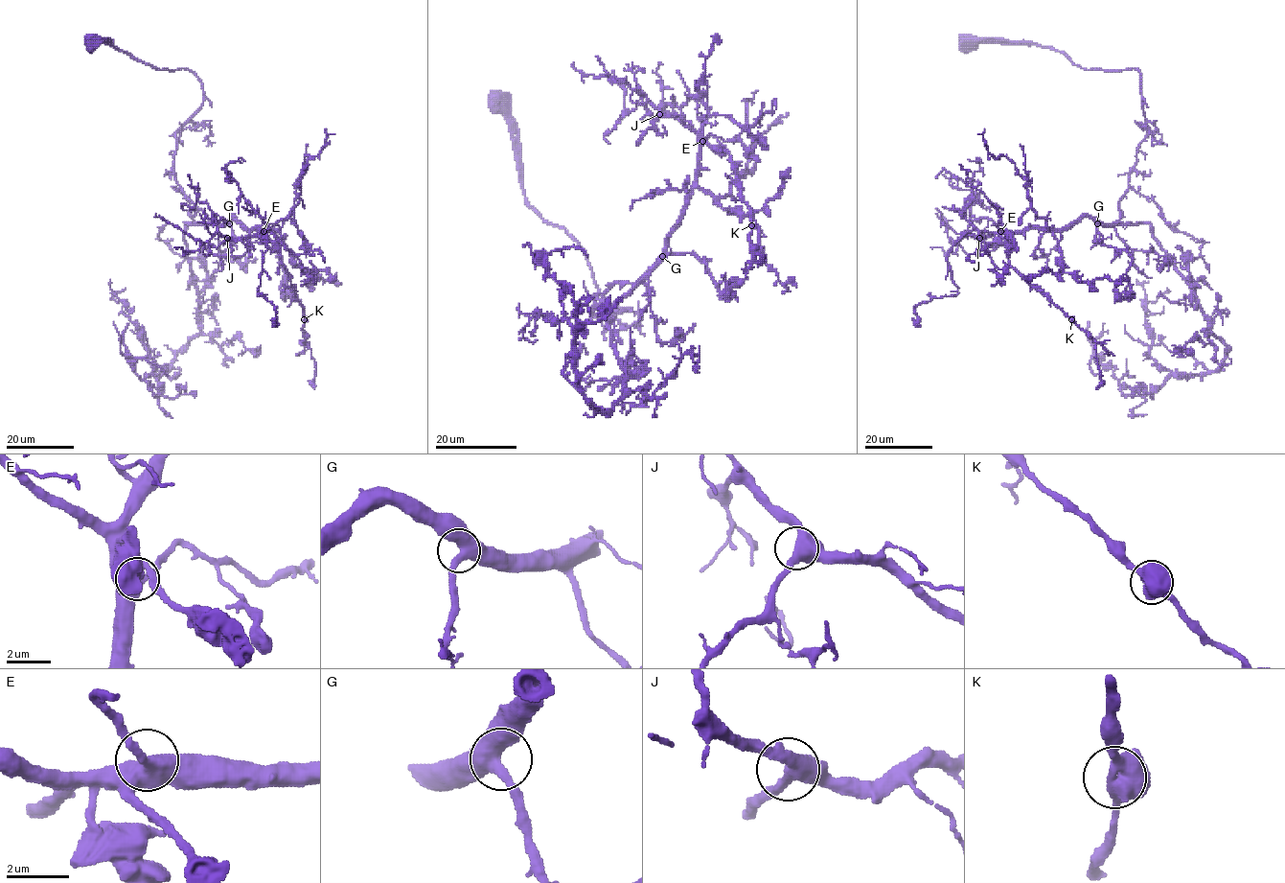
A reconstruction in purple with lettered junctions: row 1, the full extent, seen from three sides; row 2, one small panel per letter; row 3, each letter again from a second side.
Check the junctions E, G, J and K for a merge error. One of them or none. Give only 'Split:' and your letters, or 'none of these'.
Split: none of these

